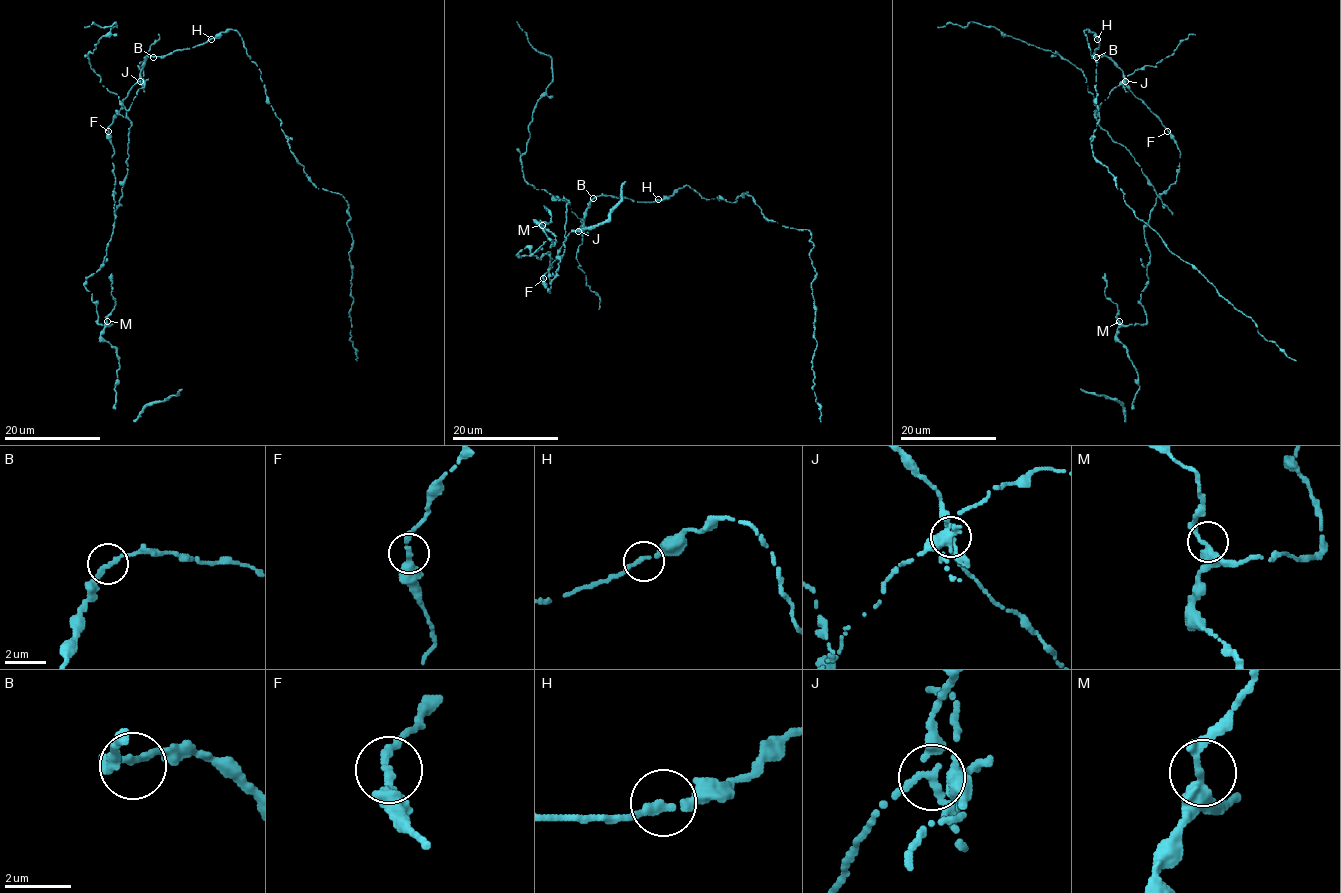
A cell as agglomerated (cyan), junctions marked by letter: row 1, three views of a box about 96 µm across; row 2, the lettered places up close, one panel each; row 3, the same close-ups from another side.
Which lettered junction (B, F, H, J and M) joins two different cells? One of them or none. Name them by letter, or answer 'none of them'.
J

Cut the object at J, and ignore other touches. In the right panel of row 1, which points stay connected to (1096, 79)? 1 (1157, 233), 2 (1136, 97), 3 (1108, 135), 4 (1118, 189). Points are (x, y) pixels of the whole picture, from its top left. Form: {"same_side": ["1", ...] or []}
{"same_side": ["1", "2", "4"]}

